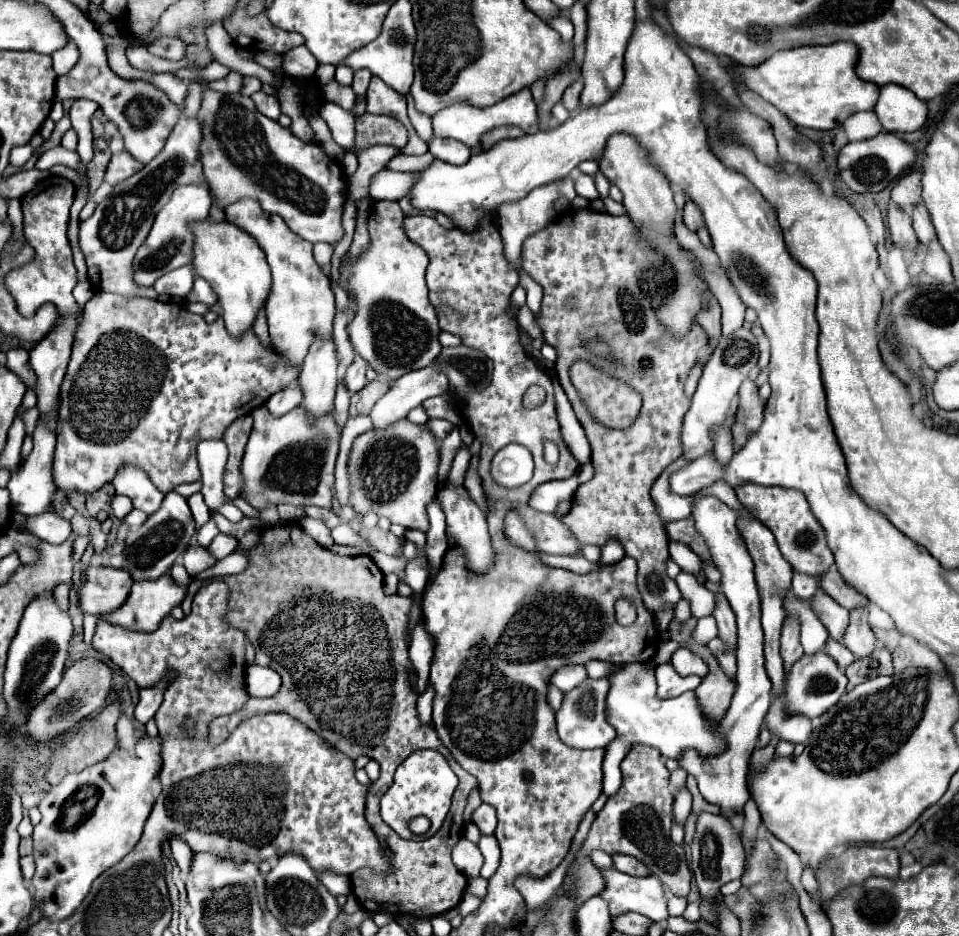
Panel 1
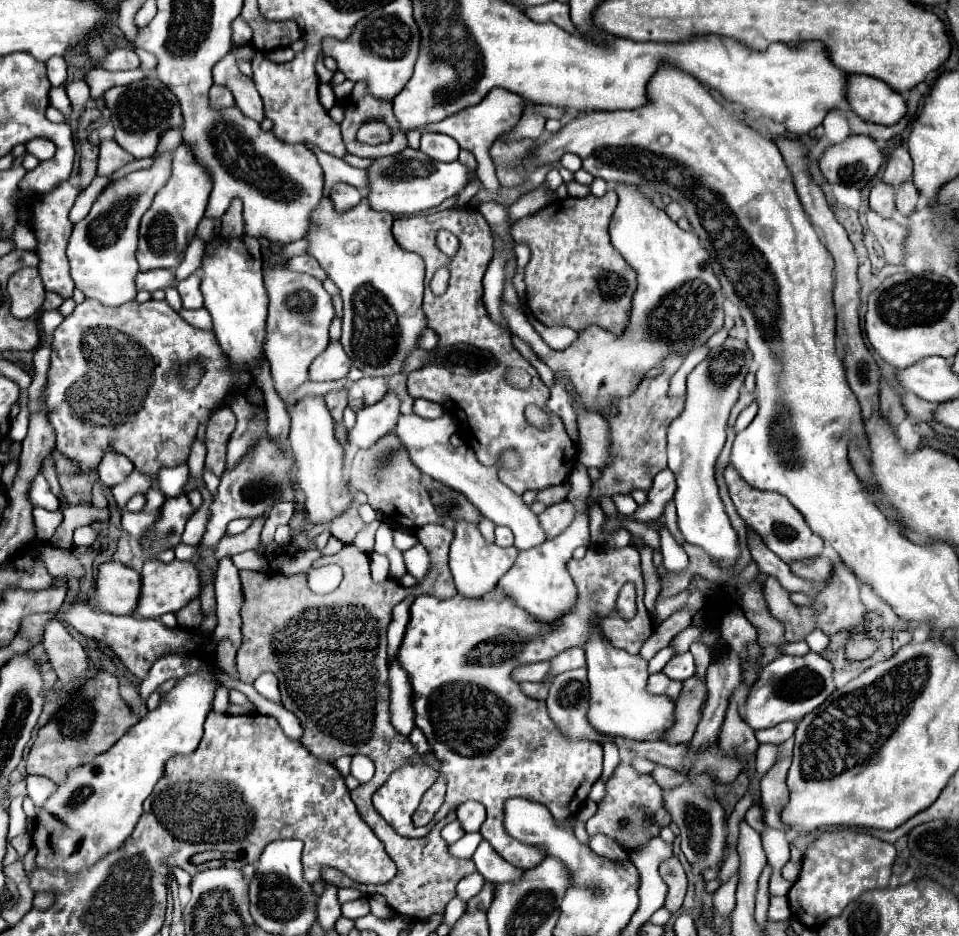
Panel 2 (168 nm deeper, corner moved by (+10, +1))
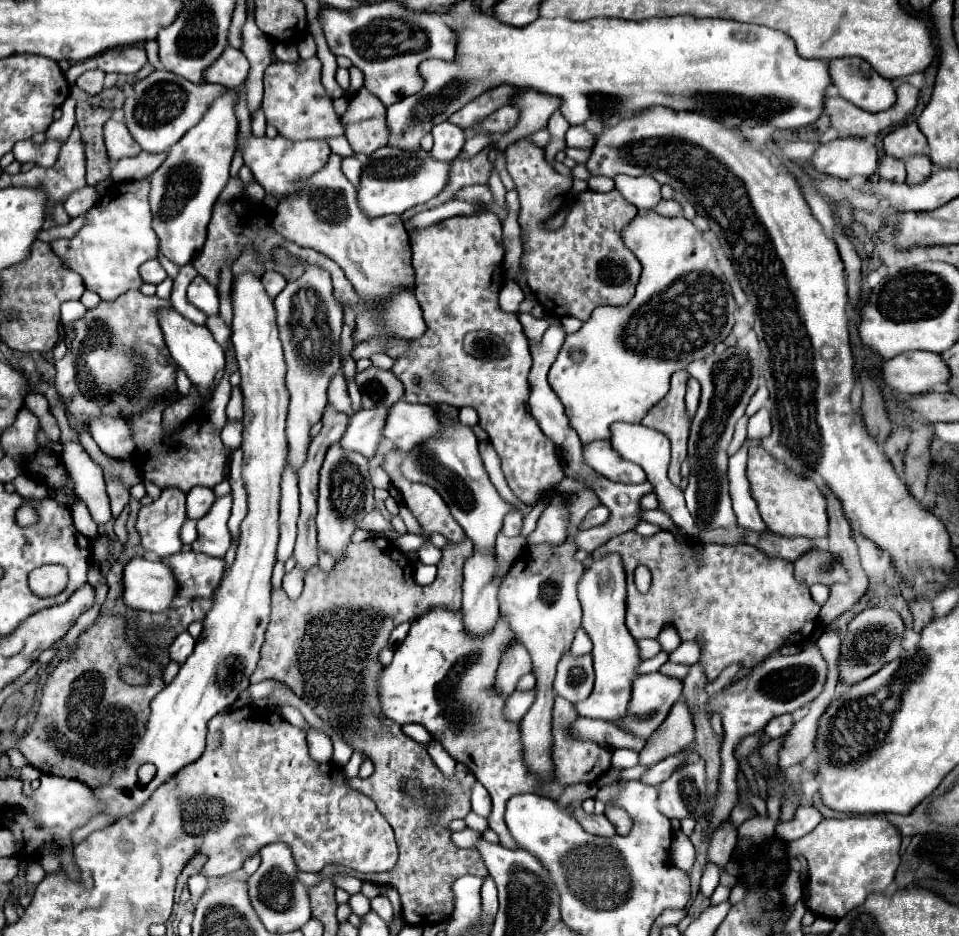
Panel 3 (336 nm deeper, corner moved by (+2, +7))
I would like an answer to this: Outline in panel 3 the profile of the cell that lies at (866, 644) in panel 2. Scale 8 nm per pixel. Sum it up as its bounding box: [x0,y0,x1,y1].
[838,608,904,686]

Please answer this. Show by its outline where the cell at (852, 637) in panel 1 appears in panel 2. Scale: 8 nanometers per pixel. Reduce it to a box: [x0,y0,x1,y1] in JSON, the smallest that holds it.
[814,560,866,636]

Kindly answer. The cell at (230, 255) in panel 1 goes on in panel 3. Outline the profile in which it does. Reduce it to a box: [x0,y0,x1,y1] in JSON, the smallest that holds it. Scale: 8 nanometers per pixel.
[94,274,290,818]

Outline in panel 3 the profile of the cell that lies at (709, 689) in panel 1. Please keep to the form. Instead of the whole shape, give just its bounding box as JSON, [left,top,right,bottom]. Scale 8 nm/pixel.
[640,700,694,768]

